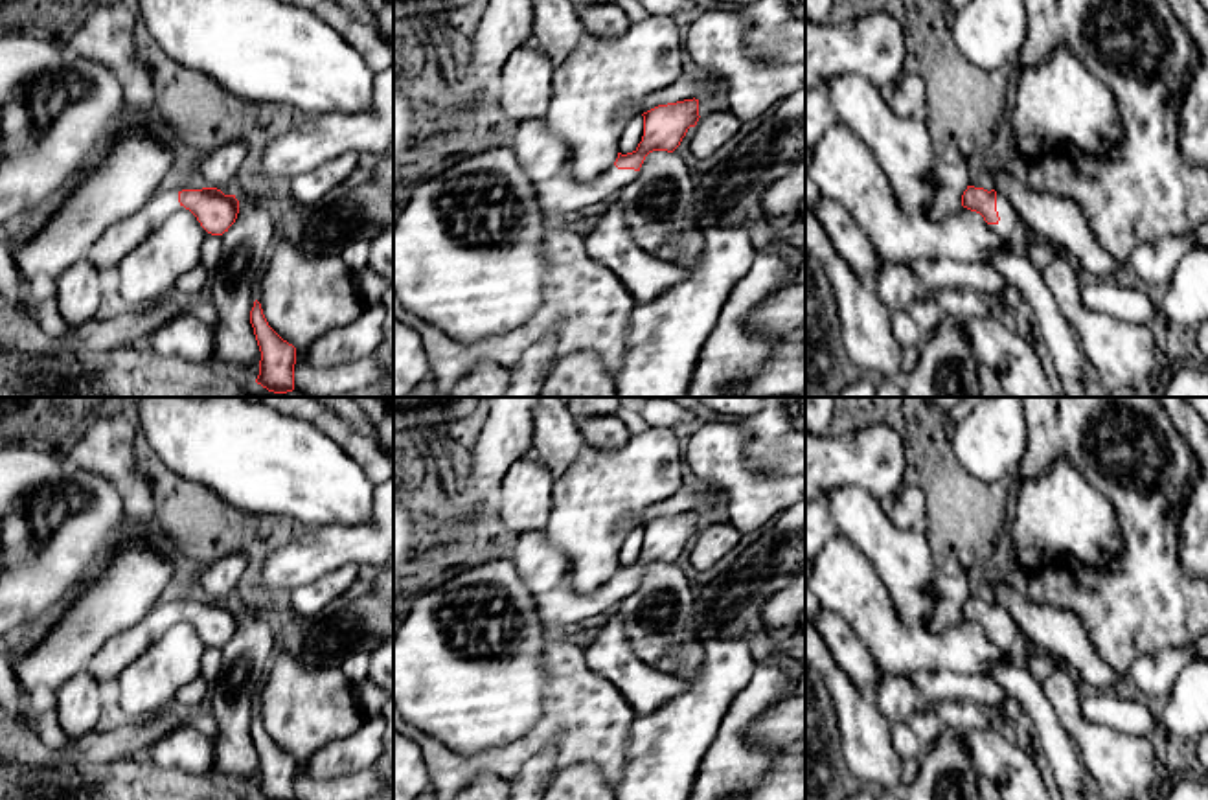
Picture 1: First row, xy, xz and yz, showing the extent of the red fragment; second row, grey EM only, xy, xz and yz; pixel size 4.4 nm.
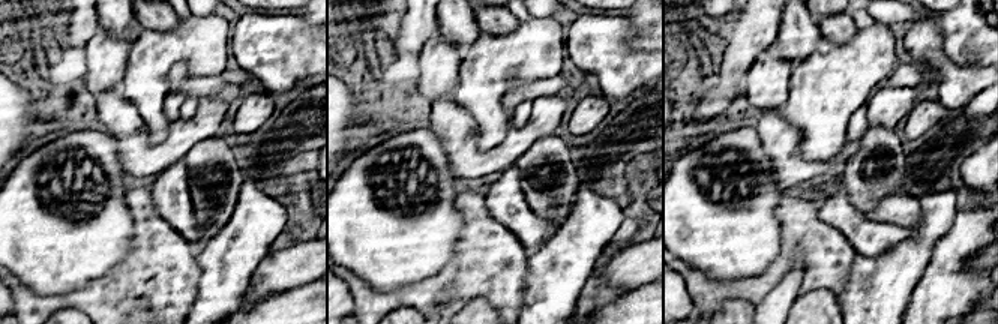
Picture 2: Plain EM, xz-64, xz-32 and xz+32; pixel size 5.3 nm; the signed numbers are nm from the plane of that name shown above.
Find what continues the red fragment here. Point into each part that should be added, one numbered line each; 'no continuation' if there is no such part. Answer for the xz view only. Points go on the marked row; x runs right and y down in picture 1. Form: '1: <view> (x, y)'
1: xz (543, 155)

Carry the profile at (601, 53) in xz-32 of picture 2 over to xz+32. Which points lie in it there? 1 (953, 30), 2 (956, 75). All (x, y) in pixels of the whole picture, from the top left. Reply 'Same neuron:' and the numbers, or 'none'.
Same neuron: 2

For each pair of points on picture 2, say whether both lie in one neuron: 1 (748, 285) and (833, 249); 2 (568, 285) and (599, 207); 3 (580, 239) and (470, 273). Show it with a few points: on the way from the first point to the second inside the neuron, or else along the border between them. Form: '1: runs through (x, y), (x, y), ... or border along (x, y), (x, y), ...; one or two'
1: runs through (769, 278), (797, 249), (812, 249); one
2: runs through (568, 266), (568, 258), (590, 227); one
3: border along (532, 254), (527, 263), (524, 288); two

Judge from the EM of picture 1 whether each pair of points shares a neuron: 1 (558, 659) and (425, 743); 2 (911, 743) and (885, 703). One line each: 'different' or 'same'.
1: same
2: different

